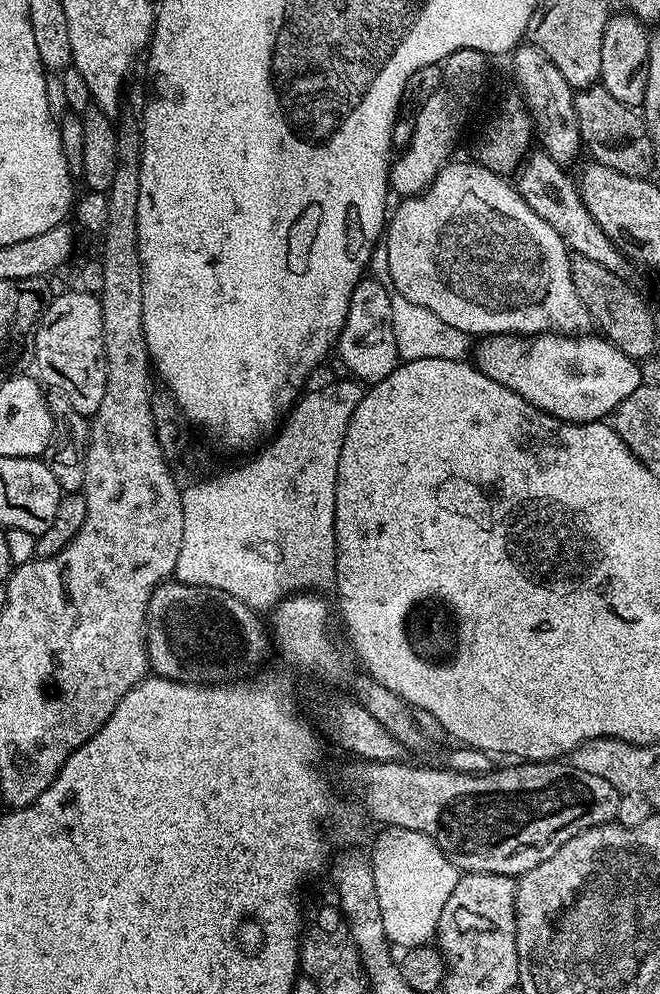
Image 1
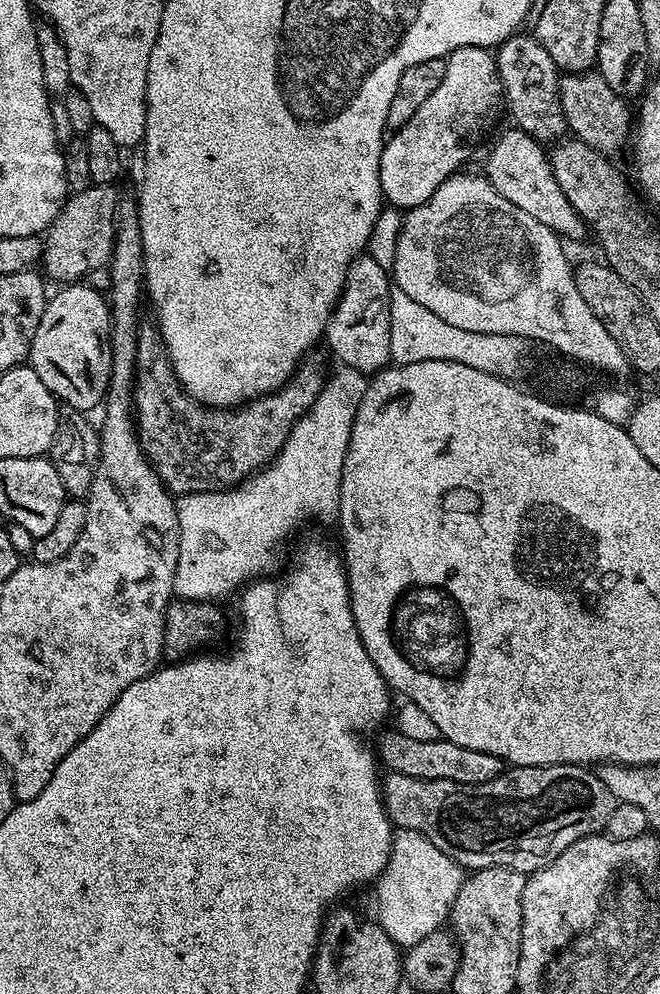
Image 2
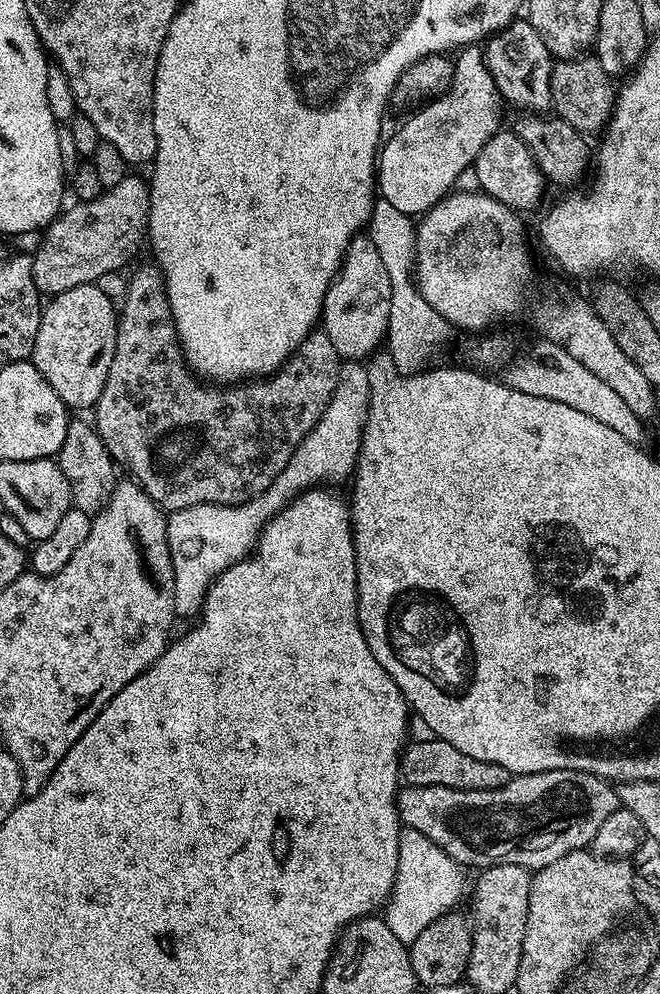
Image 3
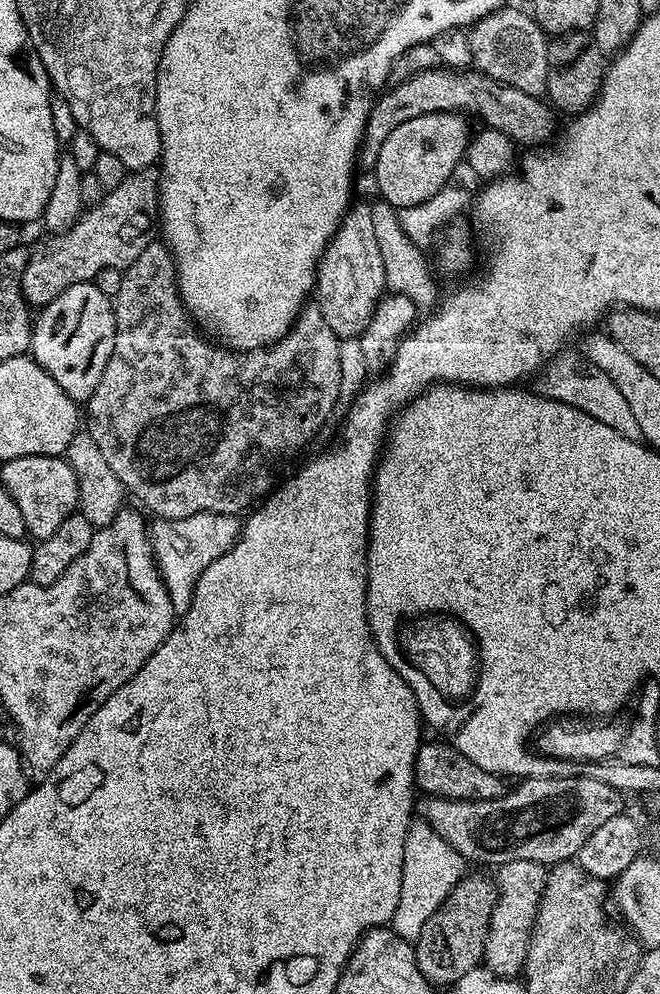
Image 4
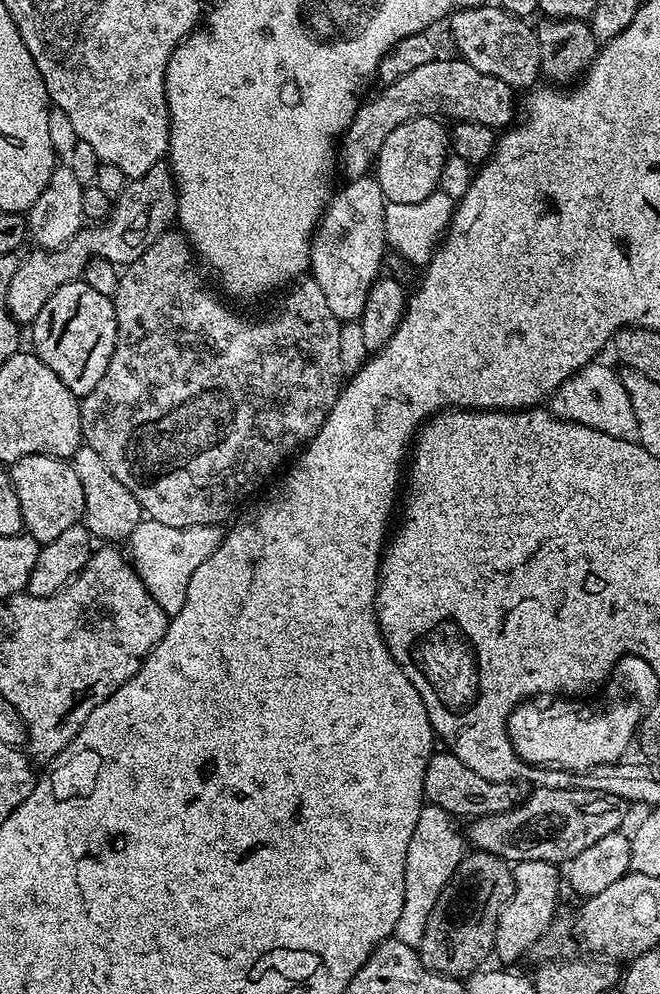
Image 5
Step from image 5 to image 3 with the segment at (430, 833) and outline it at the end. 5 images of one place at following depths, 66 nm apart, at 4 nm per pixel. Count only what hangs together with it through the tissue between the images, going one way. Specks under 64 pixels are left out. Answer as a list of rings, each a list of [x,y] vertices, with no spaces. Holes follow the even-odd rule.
[[[401,827],[398,838],[398,874],[394,878],[392,893],[388,896],[388,902],[382,912],[382,919],[388,923],[392,933],[406,945],[412,945],[414,938],[430,926],[430,922],[437,920],[439,916],[444,916],[457,907],[460,895],[464,892],[464,872],[465,869],[442,846],[430,842],[426,834],[418,834],[418,830]]]

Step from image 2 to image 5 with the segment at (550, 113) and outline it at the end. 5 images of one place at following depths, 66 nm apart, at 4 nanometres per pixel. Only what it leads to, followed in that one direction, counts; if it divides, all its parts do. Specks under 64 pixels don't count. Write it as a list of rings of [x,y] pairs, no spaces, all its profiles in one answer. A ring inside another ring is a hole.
[[[482,2],[477,8],[460,8],[452,13],[446,20],[448,32],[460,51],[457,53],[470,62],[474,70],[482,70],[482,74],[494,74],[494,78],[502,78],[502,82],[514,90],[527,89],[542,76],[535,27],[531,23],[528,25],[527,19],[513,16],[505,8],[492,4]]]

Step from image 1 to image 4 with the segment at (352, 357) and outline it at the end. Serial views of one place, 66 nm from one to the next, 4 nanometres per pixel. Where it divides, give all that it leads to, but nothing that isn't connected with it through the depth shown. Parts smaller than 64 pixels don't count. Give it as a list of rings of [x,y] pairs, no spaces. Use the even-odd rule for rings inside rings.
[[[353,203],[340,220],[338,230],[326,246],[324,257],[320,259],[320,267],[316,269],[315,303],[336,336],[356,338],[370,322],[387,288],[386,266],[382,266],[378,237],[374,235],[372,204]]]

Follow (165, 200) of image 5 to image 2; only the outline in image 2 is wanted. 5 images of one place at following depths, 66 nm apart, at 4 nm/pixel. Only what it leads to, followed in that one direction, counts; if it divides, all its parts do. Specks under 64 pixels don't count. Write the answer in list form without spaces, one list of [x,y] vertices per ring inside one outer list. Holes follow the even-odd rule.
[[[93,184],[91,188],[71,193],[65,200],[44,240],[42,272],[49,281],[83,281],[92,272],[101,271],[111,260],[116,237],[116,210],[122,199],[116,190],[110,184]]]

